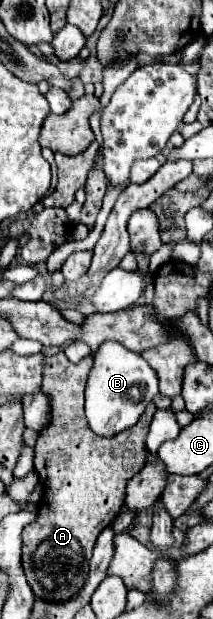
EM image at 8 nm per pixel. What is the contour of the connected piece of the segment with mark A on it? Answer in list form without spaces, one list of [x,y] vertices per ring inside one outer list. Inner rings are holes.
[[[60,351],[46,359],[46,371],[42,373],[42,391],[50,395],[50,423],[40,431],[36,441],[36,459],[34,467],[44,487],[44,497],[38,503],[38,519],[28,525],[22,533],[22,567],[26,579],[38,599],[46,599],[50,603],[64,603],[72,599],[82,589],[86,581],[86,567],[90,565],[90,555],[96,543],[96,537],[102,529],[106,529],[122,509],[122,501],[126,495],[126,483],[146,465],[146,435],[150,421],[154,417],[156,405],[148,403],[142,419],[130,431],[122,431],[110,439],[102,439],[94,435],[86,423],[84,415],[84,385],[92,367],[92,357],[84,357],[80,363],[70,363],[66,355]]]

